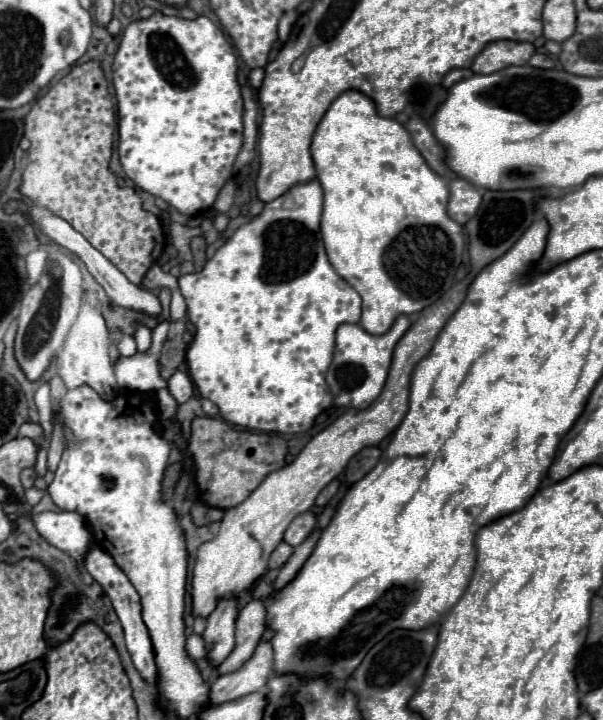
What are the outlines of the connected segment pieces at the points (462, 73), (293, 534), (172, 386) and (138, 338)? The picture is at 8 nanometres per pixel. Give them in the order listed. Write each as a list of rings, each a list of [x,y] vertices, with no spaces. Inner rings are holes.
[[[451,70],[451,72],[443,78],[443,86],[445,86],[445,88],[451,88],[453,84],[457,84],[457,82],[461,82],[461,80],[465,80],[465,78],[471,78],[471,76],[473,76],[471,70]]]
[[[305,512],[305,514],[299,514],[291,524],[289,528],[285,530],[285,536],[283,536],[283,542],[291,544],[291,546],[299,546],[309,534],[311,530],[315,528],[315,516],[311,512]]]
[[[175,372],[169,378],[169,392],[173,394],[173,398],[179,404],[185,404],[189,398],[193,398],[195,396],[195,388],[193,388],[193,382],[191,382],[189,374],[187,372]]]
[[[139,326],[135,332],[135,341],[137,343],[137,350],[149,350],[151,348],[151,330],[145,326]]]

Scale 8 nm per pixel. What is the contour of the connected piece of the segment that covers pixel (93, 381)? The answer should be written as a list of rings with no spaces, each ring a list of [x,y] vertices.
[[[91,304],[81,306],[81,312],[79,312],[75,324],[71,326],[61,352],[55,356],[55,364],[57,364],[59,376],[63,378],[63,382],[69,390],[79,388],[79,386],[89,386],[103,400],[113,400],[119,394],[113,366],[109,362],[109,332],[105,328],[105,320],[103,320],[101,312]]]

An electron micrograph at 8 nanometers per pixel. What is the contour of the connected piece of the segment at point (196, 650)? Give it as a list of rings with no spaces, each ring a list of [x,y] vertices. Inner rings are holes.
[[[191,634],[187,638],[187,652],[193,660],[201,660],[207,656],[207,648],[205,648],[205,640],[201,634]]]

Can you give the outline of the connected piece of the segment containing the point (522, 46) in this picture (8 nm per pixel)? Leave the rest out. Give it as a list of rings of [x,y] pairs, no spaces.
[[[491,42],[473,62],[475,74],[493,74],[507,66],[523,66],[533,56],[535,48],[527,42]]]

